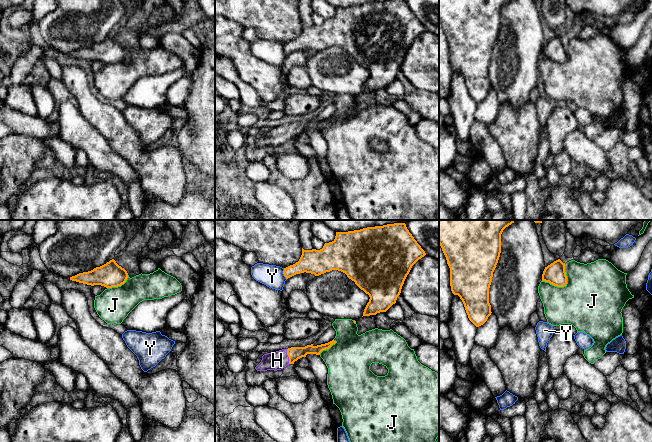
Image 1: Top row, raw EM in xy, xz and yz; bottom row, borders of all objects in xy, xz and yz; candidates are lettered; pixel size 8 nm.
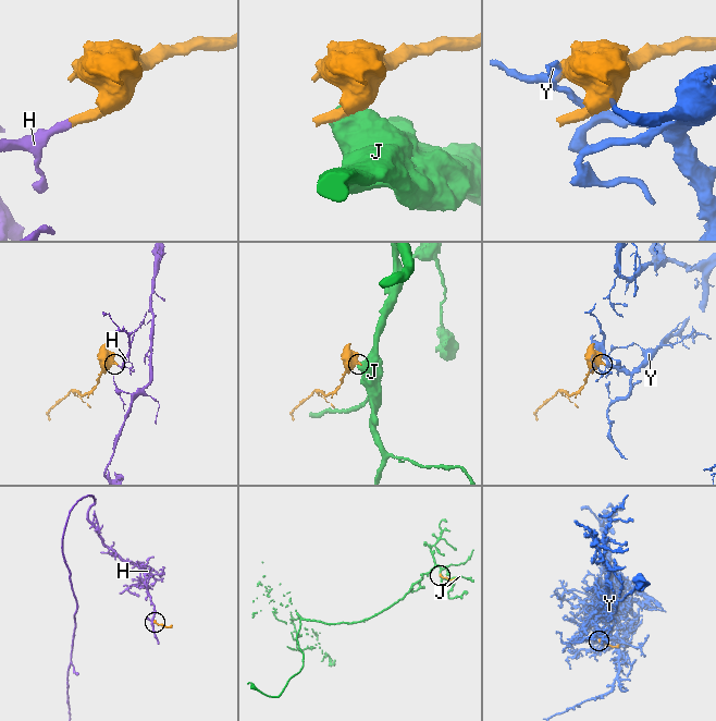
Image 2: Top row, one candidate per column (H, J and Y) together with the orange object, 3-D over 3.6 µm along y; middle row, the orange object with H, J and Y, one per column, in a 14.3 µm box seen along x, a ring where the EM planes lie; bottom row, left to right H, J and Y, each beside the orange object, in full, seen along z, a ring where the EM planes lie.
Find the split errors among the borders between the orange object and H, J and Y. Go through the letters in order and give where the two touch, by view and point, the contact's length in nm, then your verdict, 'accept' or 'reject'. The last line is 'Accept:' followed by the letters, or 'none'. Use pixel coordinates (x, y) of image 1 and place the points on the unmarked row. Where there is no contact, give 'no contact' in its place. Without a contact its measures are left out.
H: contact xz (288, 132); length 120 nm; accept
J: contact yz (563, 62); length 240 nm; reject
Y: contact xz (283, 49); length 100 nm; reject
Accept: H

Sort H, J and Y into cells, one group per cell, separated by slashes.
H / J / Y

